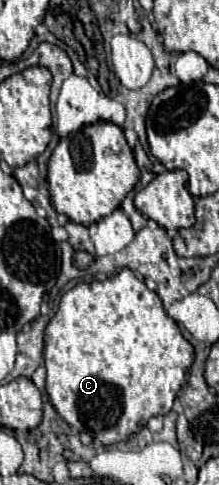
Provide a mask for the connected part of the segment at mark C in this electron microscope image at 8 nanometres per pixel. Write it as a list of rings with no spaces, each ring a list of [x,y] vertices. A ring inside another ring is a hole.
[[[122,268],[118,274],[114,274],[112,278],[106,278],[102,282],[82,282],[78,286],[74,286],[72,290],[68,290],[62,298],[60,298],[60,306],[58,312],[50,318],[48,326],[46,326],[46,336],[44,336],[44,366],[46,366],[46,392],[50,396],[50,402],[54,404],[56,412],[78,432],[88,432],[94,440],[102,442],[104,446],[116,444],[120,440],[126,440],[130,434],[138,432],[142,424],[146,424],[152,416],[158,414],[168,414],[172,410],[172,402],[178,394],[178,390],[182,388],[182,384],[186,382],[186,374],[190,370],[194,362],[194,348],[192,344],[182,336],[180,328],[176,326],[176,322],[164,312],[162,308],[162,300],[158,298],[156,292],[150,292],[144,284],[142,278],[138,278],[130,268]]]

